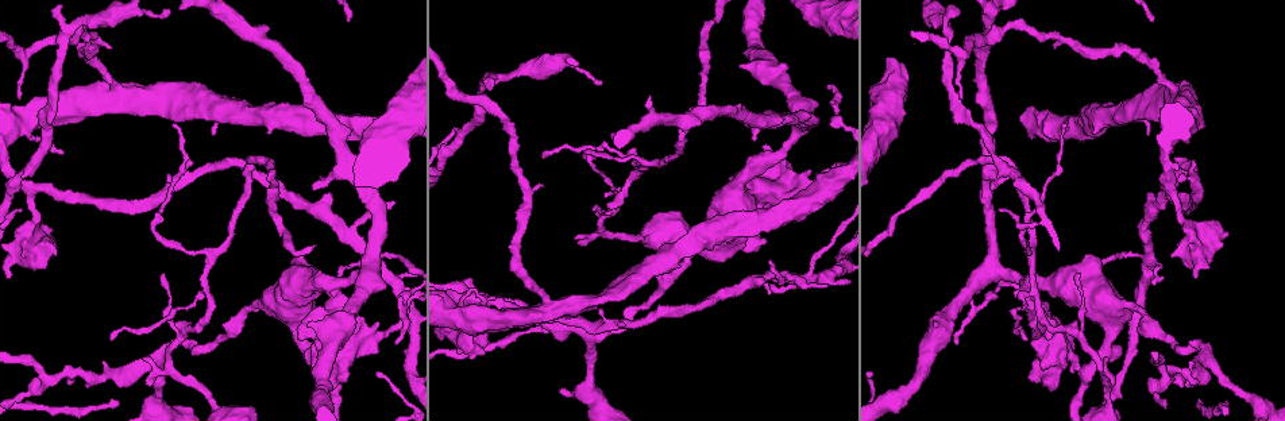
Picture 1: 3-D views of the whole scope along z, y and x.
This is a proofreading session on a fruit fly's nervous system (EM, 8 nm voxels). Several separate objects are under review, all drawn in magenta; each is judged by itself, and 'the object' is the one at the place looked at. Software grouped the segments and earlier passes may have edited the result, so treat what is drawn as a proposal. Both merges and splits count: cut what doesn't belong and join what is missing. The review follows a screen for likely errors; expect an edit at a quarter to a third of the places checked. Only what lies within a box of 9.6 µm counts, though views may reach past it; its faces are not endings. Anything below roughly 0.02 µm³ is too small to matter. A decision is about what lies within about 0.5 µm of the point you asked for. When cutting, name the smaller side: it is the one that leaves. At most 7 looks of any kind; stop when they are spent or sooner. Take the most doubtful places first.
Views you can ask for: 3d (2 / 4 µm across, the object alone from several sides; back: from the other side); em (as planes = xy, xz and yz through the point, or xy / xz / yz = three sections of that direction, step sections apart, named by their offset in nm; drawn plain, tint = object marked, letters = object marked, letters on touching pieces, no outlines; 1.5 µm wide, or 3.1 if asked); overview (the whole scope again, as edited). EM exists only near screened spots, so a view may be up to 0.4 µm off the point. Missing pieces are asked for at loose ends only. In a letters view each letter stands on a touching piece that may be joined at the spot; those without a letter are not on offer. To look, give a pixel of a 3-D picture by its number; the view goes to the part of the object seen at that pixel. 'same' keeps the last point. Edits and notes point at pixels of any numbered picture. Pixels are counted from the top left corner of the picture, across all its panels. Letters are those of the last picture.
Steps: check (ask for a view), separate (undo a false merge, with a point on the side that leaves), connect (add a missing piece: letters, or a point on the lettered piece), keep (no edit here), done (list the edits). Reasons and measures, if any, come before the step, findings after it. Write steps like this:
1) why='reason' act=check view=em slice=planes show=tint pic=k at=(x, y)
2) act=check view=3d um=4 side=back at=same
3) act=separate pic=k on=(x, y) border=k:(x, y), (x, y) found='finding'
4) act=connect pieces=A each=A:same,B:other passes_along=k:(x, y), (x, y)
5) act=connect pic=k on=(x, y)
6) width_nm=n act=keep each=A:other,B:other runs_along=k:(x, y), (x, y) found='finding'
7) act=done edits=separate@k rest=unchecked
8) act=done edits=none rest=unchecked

why='side arm on a straight run' act=check view=em slice=planes show=plain pic=1 at=(1027, 286)

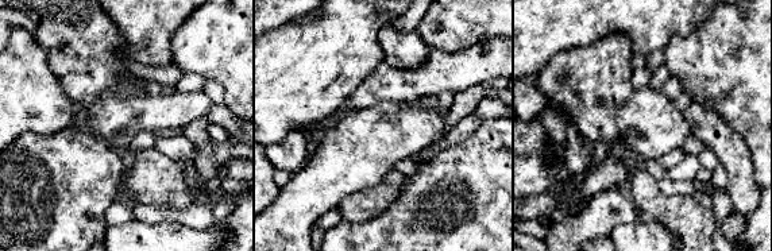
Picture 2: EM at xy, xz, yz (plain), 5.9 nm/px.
act=check view=em slice=planes show=letters at=same

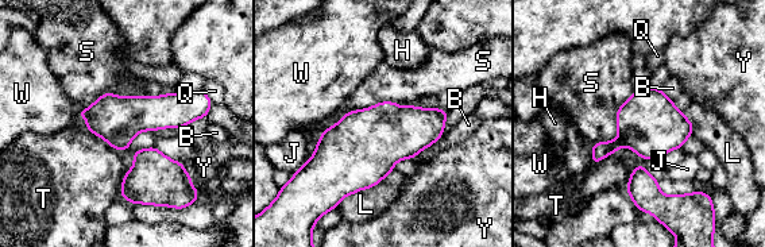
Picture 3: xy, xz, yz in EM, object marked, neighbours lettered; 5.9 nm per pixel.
act=separate pic=3 on=(601, 150) each=B:other,H:other,J:other,L:other,Q:other,S:other,T:other,W:other,Y:other border=3:(618, 138), (622, 145) found='a second neuron is stuck on'

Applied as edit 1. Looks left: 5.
why='see it whole again' act=check view=overview

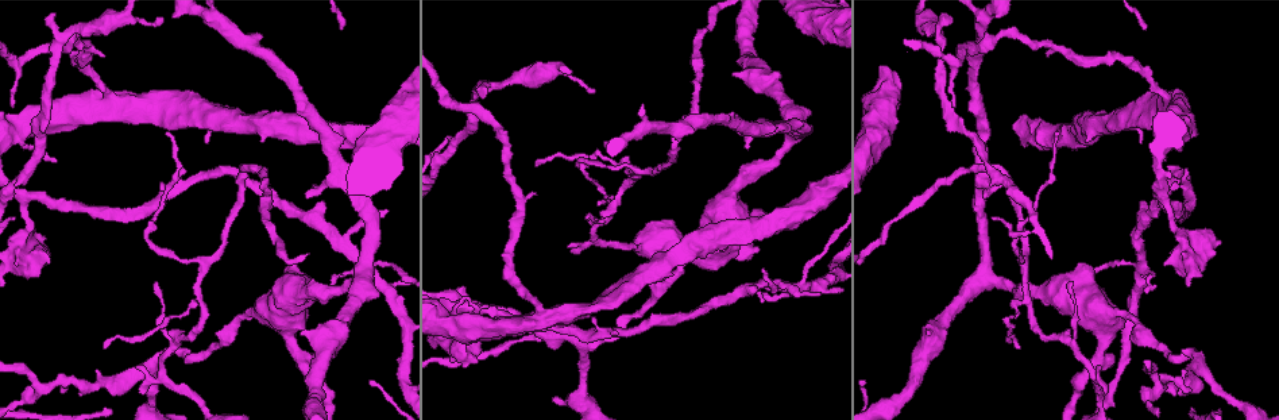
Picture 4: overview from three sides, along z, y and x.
why='thin end' act=check view=em slice=planes show=letters pic=4 at=(991, 218)

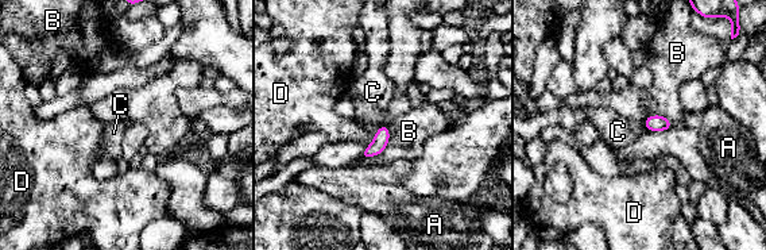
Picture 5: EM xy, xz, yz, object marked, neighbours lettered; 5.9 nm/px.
act=keep each=A:other,B:other,C:other,D:other border=5:(642, 120), (646, 127) found='none of them fits'

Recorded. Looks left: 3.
why='branch stops here' act=check view=em slice=xy step=4 show=letters pic=4 at=(758, 294)

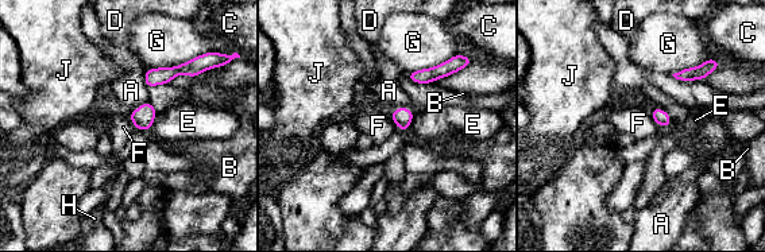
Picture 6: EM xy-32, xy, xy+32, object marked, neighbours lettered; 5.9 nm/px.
act=check view=em slice=xz step=4 show=letters at=same

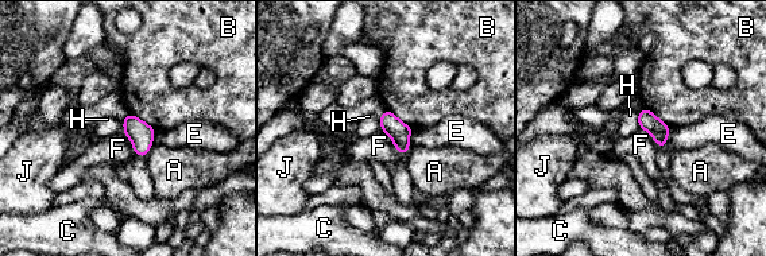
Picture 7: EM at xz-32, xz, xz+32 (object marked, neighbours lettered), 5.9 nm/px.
act=keep each=A:other,B:other,C:other,E:other,F:other,H:other,J:other found='no lettered piece goes on from it'

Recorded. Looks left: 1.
act=done edits=separate@3 rest=unchecked

